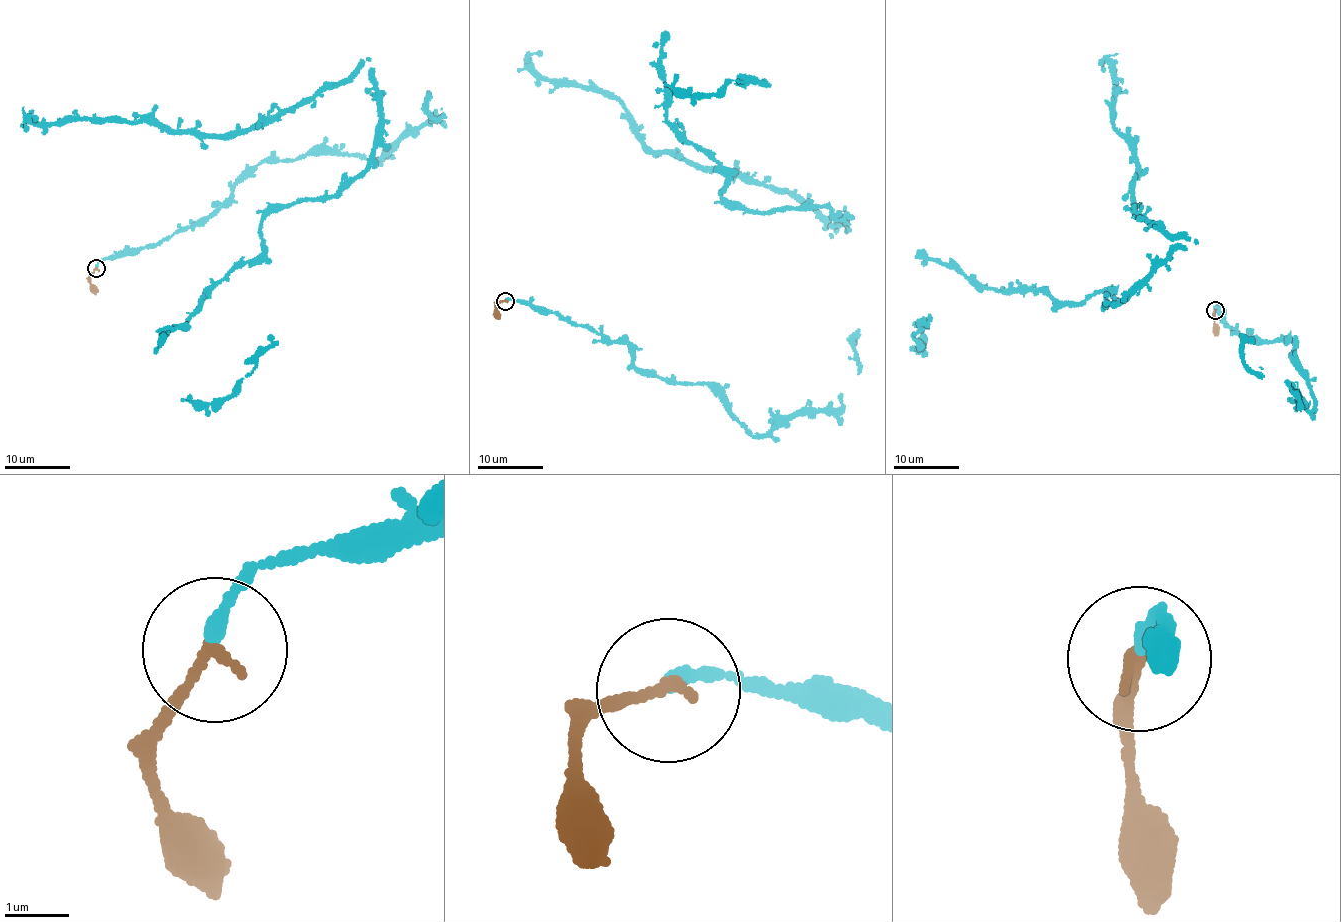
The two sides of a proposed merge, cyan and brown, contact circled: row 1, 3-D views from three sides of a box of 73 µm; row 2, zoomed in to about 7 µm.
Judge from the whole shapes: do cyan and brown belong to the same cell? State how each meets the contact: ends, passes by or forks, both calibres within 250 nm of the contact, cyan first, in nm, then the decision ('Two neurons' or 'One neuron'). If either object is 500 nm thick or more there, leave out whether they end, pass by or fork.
At the ring cyan ends. At the ring brown ends. Thickness 220 nm (cyan) against 160 nm. One neuron

